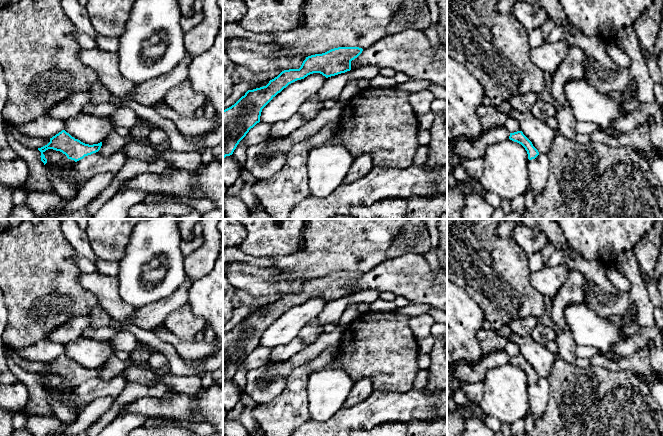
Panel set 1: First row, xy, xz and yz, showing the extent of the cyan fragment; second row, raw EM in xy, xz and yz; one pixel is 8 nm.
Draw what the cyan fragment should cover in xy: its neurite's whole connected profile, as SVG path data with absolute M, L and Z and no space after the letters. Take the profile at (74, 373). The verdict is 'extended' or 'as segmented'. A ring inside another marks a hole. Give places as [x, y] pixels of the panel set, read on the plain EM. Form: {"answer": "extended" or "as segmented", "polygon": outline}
{"answer": "as segmented", "polygon": "M62 354L50 362L50 366L47 369L38 372L38 374L41 376L41 385L45 389L47 387L47 383L43 377L48 373L60 375L65 378L68 383L77 386L83 383L85 380L98 376L101 370L102 366L93 369L85 368L80 364L72 361L65 354Z"}

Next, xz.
{"answer": "as segmented", "polygon": "M338 271L306 281L299 293L282 295L266 310L248 314L234 329L223 334L223 382L233 378L239 366L260 346L262 333L289 308L320 297L326 302L351 294L351 285L363 273Z"}

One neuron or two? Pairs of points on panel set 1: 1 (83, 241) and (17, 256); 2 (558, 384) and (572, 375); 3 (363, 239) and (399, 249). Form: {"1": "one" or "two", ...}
{"1": "two", "2": "one", "3": "two"}

